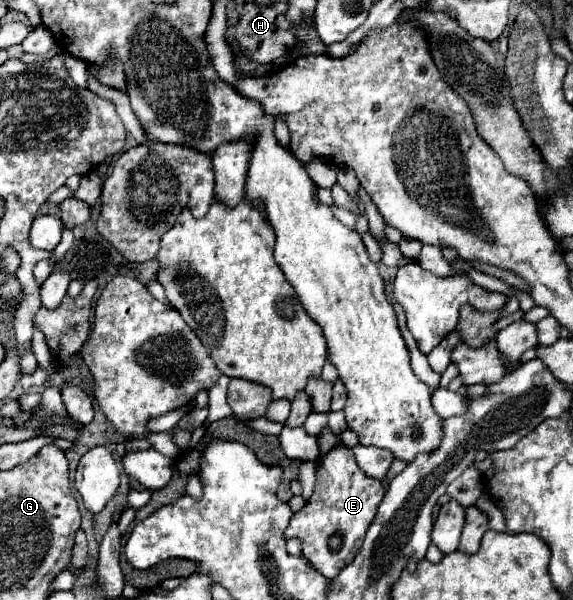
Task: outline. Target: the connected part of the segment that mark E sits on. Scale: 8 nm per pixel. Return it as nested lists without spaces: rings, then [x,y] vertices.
[[[337,444],[337,448],[329,450],[321,462],[317,466],[313,496],[299,512],[291,516],[289,528],[285,528],[285,538],[289,540],[297,536],[303,544],[303,556],[311,562],[311,566],[323,576],[335,578],[359,552],[361,540],[365,538],[365,528],[369,528],[373,522],[377,504],[381,504],[385,490],[381,480],[367,476],[357,466],[353,450],[345,448],[345,444]]]

